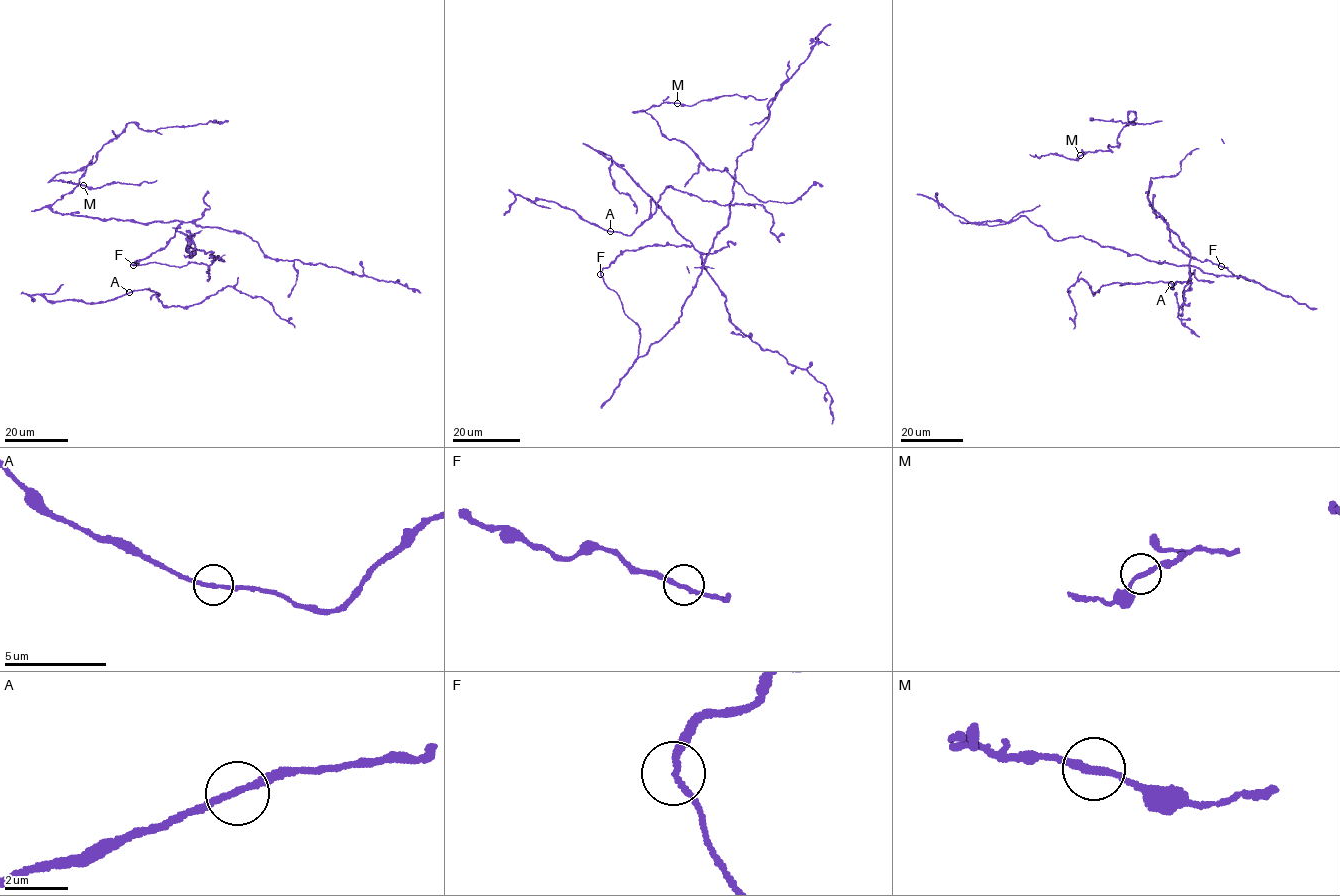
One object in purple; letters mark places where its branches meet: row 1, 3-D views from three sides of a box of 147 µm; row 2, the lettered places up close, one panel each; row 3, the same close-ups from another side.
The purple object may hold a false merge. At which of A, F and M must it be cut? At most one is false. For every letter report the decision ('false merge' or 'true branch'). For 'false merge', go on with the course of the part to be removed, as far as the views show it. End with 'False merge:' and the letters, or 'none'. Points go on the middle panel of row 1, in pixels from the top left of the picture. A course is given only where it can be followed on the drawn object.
A: true branch
F: false merge | (600, 274), (638, 326), (643, 356), (682, 314), (727, 225), (737, 157), (830, 24)
M: true branch
False merge: F

